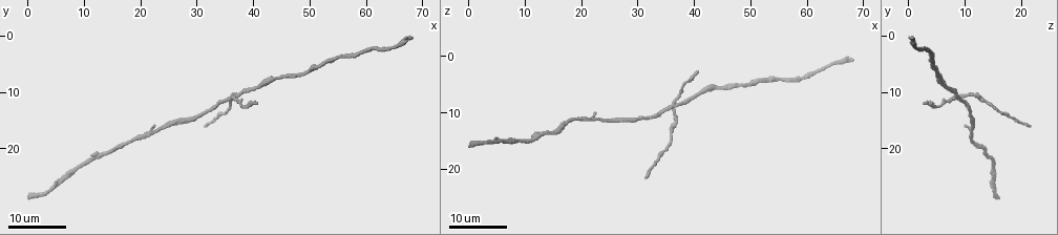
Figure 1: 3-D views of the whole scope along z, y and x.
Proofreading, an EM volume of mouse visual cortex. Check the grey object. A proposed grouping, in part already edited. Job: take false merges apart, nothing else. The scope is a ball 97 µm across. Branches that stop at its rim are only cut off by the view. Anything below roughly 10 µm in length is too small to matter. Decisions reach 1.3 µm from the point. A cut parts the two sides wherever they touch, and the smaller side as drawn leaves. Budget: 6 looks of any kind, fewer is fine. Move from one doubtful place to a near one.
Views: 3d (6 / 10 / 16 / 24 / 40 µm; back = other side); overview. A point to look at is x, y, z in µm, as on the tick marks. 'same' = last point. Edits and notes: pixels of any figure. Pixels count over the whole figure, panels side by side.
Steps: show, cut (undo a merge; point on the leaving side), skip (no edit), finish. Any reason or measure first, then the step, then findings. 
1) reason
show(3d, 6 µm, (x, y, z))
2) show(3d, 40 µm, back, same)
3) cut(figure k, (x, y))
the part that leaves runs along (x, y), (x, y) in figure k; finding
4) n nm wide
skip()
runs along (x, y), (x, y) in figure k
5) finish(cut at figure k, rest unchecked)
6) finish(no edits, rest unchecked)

sudden change in width
show(3d, 16 µm, (17.5, 19.0, 11.5))

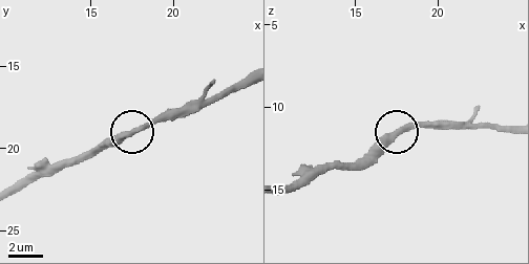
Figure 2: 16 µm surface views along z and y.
show(3d, 10 µm, (17.5, 19.1, 11.6))

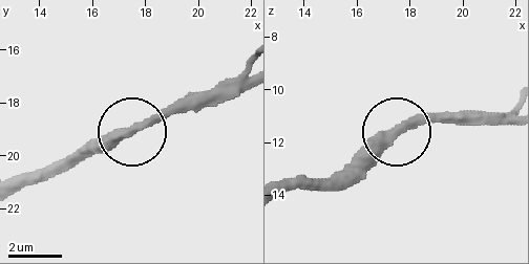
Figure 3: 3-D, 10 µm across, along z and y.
skip()
runs along (506, 119), (410, 122), (345, 184) in figure 3; continuous, no second neuron

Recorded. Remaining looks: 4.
show(3d, 24 µm, (21.5, 17.0, 11.0))

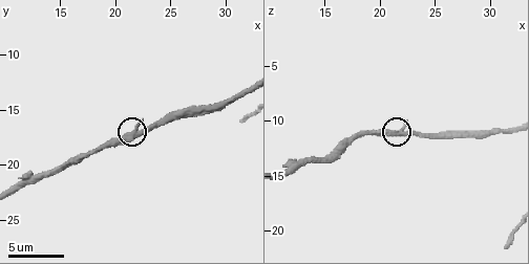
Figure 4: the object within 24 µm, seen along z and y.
zoom in
show(3d, 6 µm, (22.0, 17.2, 11.2))

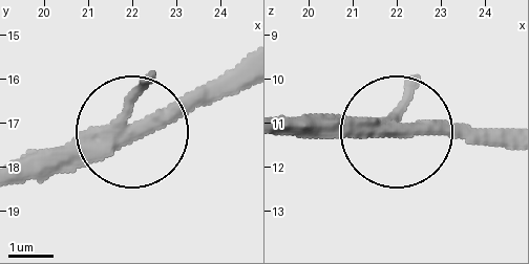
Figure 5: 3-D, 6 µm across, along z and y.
320 nm wide
skip()
all the same neuron

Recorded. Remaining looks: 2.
thin arm on a thick one
show(3d, 16 µm, (36.5, 10.5, 9.5))

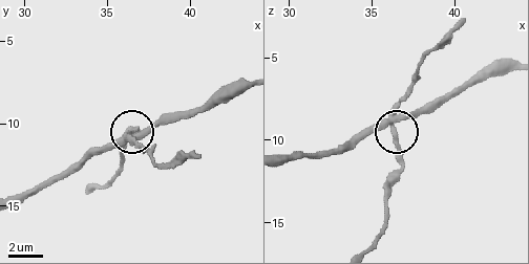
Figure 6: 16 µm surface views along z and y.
zoom in
show(3d, 6 µm, same)

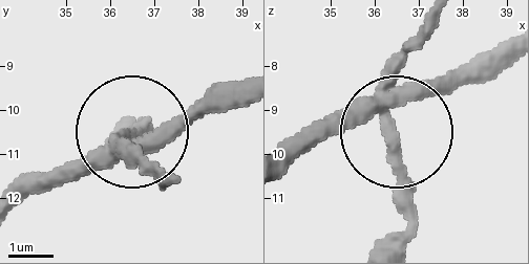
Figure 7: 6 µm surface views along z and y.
4 arms
cut(figure 7, (156, 162))
the part that leaves runs along (384, 94), (406, 237) in figure 7; two neurons meet here

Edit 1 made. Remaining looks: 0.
finish(cut at figure 7, rest unchecked)

